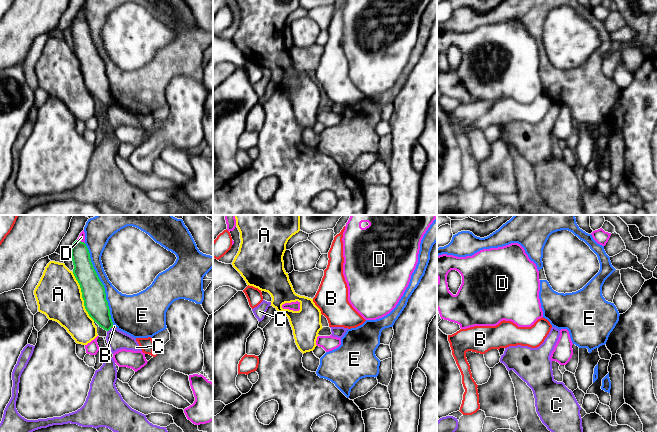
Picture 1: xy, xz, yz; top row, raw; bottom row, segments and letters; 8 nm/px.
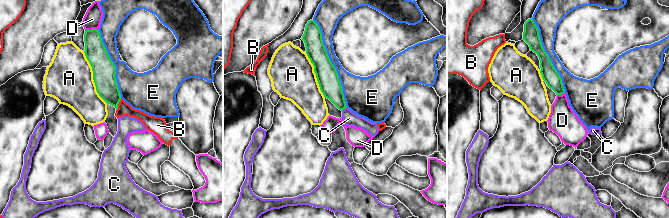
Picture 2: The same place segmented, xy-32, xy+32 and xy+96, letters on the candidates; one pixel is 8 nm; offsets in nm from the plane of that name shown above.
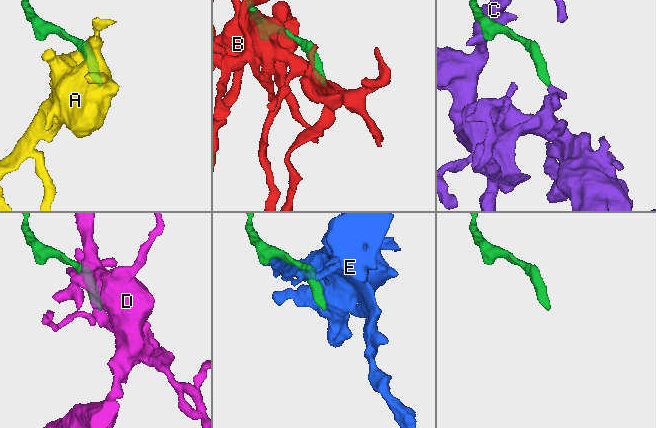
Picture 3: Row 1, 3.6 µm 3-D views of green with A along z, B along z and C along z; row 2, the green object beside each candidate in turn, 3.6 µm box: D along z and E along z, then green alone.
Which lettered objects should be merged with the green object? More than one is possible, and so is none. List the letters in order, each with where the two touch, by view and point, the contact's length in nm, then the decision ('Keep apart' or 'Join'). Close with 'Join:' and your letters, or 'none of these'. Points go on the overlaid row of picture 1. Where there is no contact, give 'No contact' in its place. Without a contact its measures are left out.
A: Touches green at xy (82, 297). Shared border 440 nm. Keep apart
B: Touches green at xy (112, 326). Shared border 30 nm. Keep apart
C: Touches green at xy (109, 329). Shared border 50 nm. Keep apart
D: Touches green at xy (80, 241). Shared border 80 nm. Keep apart
E: Touches green at xy (102, 284). Shared border 700 nm. Keep apart
Join: none of these

